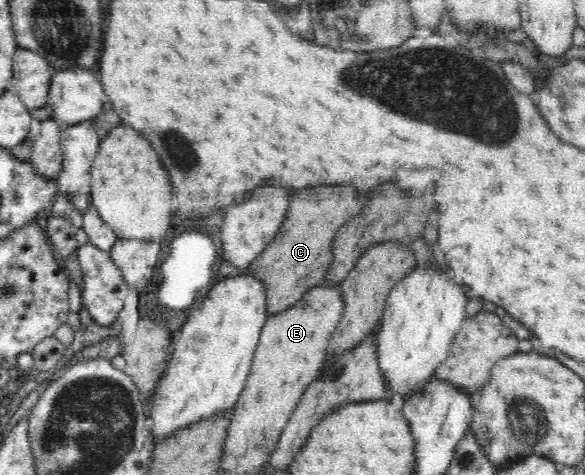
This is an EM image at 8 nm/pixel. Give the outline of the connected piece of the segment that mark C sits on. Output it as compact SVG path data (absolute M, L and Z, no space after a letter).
M314 186L296 190L288 214L274 240L244 271L264 283L269 318L295 305L304 293L324 283L328 266L332 264L332 242L338 229L360 212L364 200L358 198L354 186Z

